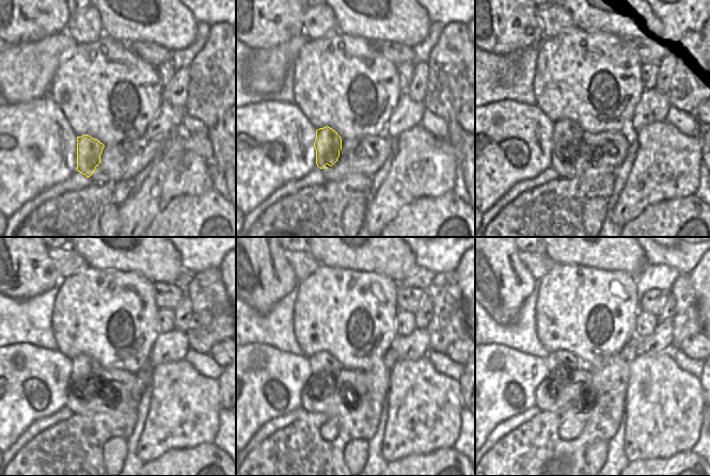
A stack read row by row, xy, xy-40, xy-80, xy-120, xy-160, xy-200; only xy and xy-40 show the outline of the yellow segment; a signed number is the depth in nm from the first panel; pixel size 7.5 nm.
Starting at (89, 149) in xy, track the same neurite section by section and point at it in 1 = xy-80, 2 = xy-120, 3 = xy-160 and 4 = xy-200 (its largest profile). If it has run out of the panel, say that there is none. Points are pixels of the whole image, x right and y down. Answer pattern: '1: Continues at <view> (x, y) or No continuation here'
1: Continues at xy-80 (566, 135)
2: Continues at xy-120 (85, 370)
3: Continues at xy-160 (322, 363)
4: Continues at xy-200 (565, 362).

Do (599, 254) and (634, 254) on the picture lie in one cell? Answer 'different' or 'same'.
same

